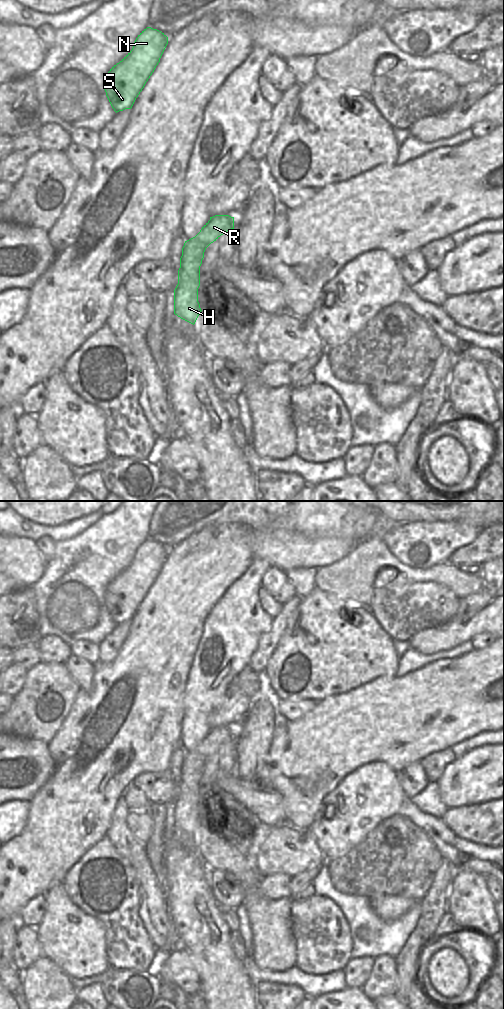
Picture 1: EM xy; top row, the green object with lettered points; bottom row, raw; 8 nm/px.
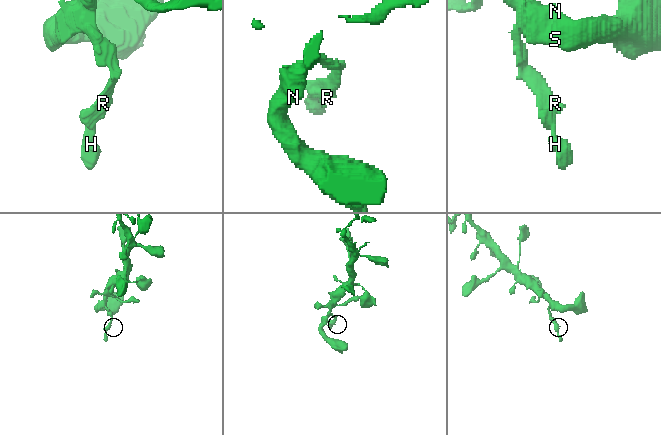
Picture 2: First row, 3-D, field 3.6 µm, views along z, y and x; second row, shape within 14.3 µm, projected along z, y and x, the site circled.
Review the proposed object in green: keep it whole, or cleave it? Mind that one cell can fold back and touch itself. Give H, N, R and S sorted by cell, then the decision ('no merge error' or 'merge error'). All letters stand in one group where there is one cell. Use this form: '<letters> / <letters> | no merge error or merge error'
H N R S | no merge error

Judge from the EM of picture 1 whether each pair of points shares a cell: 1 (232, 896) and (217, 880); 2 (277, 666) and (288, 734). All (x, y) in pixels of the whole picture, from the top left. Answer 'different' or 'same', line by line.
1: same
2: different

